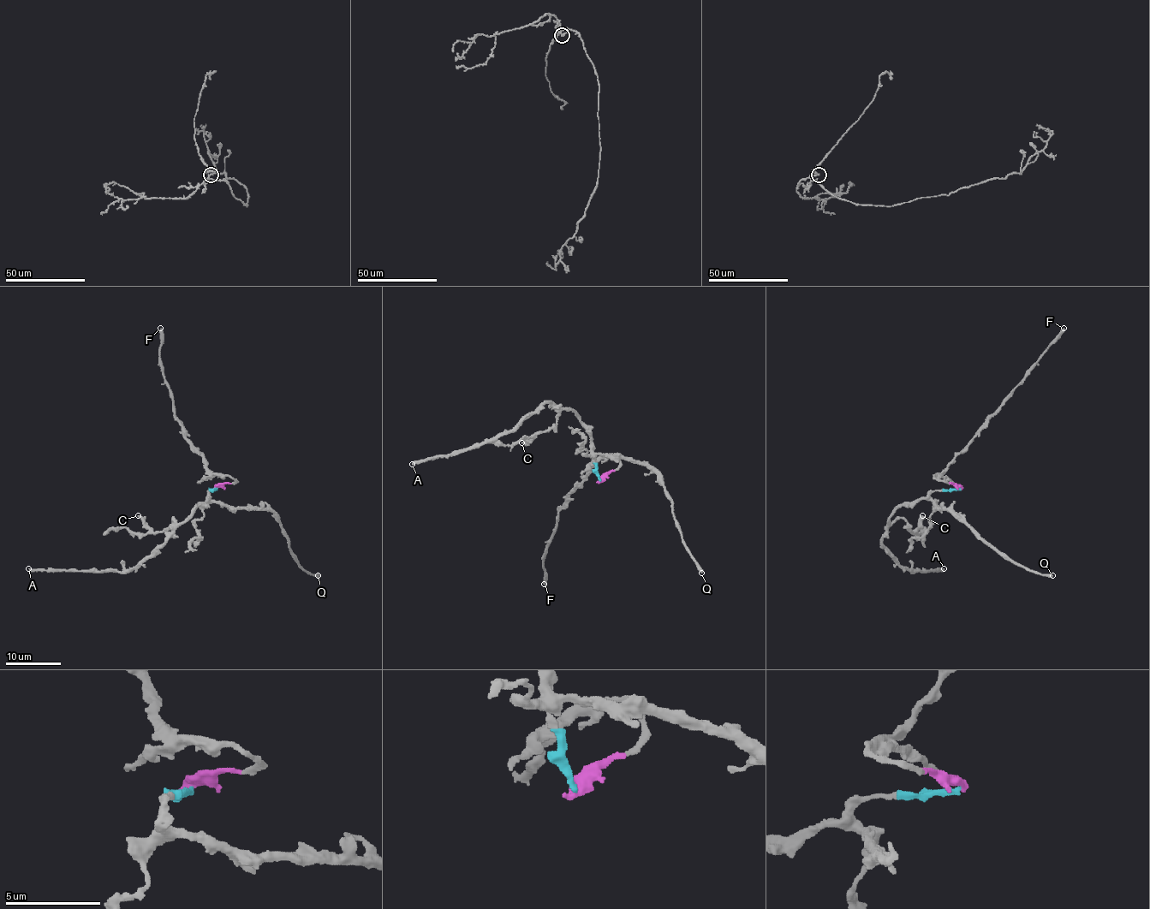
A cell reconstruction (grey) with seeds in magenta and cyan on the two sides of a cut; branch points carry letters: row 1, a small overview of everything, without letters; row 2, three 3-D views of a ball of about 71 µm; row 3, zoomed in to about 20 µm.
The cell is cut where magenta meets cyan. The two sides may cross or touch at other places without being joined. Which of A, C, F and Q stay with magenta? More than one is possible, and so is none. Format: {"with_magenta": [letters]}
{"with_magenta": ["F"]}

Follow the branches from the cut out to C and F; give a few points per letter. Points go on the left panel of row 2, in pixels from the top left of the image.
C: (217, 489), (210, 490), (208, 498), (187, 517), (177, 524), (173, 518), (162, 531), (154, 531), (137, 515)
F: (217, 489), (236, 480), (221, 476), (206, 466), (206, 461), (186, 437), (162, 371), (161, 328)

